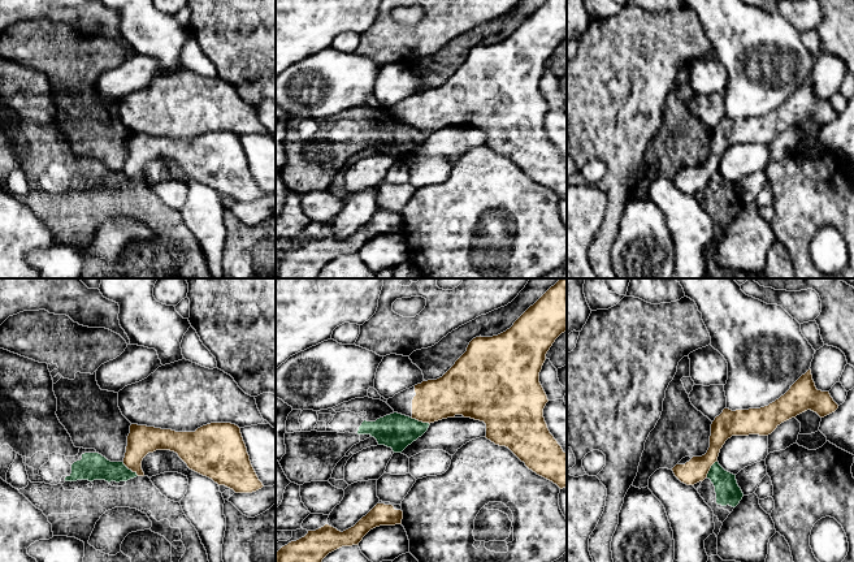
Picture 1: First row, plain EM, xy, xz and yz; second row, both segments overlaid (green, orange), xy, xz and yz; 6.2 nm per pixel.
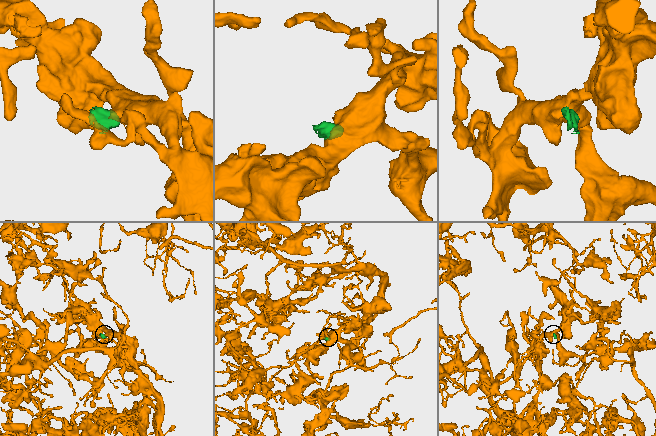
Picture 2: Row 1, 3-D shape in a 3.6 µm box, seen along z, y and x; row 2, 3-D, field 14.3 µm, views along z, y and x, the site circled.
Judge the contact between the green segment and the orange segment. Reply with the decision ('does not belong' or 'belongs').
does not belong

